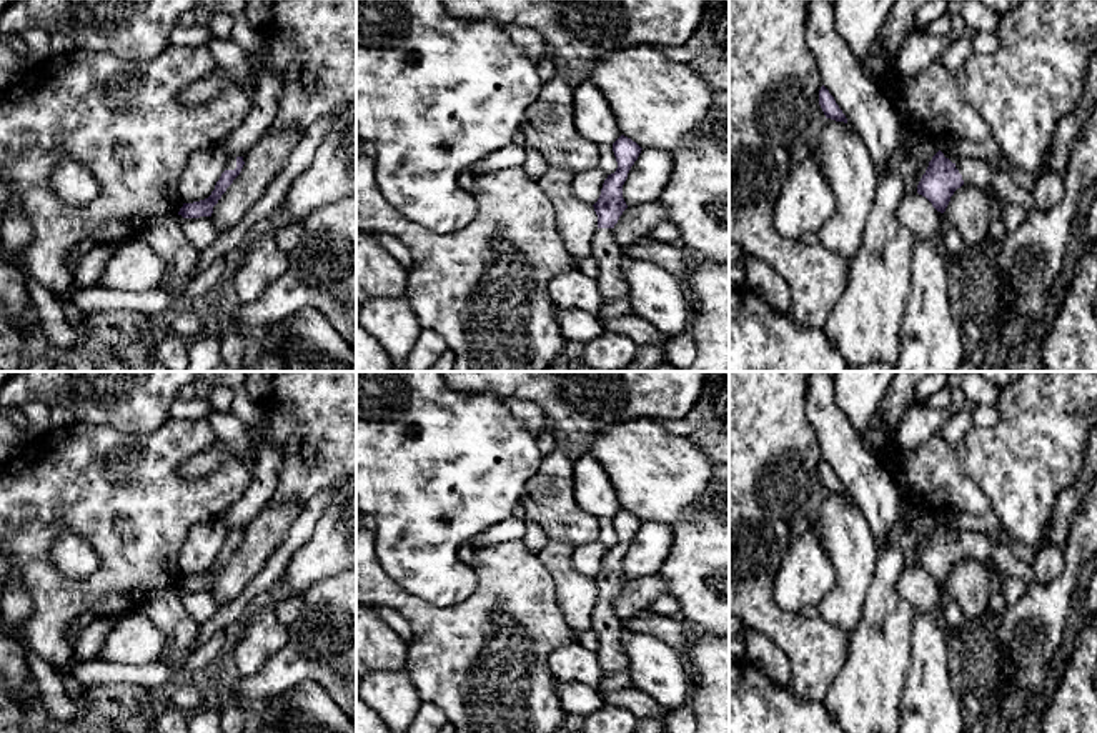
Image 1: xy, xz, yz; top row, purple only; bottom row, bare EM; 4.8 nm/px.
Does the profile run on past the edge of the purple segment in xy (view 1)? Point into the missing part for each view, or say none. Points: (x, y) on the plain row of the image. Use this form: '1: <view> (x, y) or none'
1: xy (232, 533)

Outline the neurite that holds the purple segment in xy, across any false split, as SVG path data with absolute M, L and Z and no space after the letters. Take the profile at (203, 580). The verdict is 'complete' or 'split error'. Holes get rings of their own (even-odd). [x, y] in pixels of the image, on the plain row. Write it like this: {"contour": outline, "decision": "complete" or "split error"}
{"contour": "M228 530L225 545L216 555L211 568L200 575L183 576L178 588L181 588L183 591L211 590L213 580L218 576L218 573L226 565L226 561L233 556L233 553L240 548L243 538L245 538L243 530Z", "decision": "split error"}

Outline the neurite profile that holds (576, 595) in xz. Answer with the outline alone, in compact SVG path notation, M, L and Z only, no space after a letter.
M548 538L539 558L553 576L556 600L566 623L579 636L591 630L591 611L598 601L598 588L593 578L586 578L573 568L573 550L573 545Z

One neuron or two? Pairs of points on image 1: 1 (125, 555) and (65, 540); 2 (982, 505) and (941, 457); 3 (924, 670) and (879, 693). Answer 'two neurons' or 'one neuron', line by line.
1: two neurons
2: one neuron
3: two neurons

